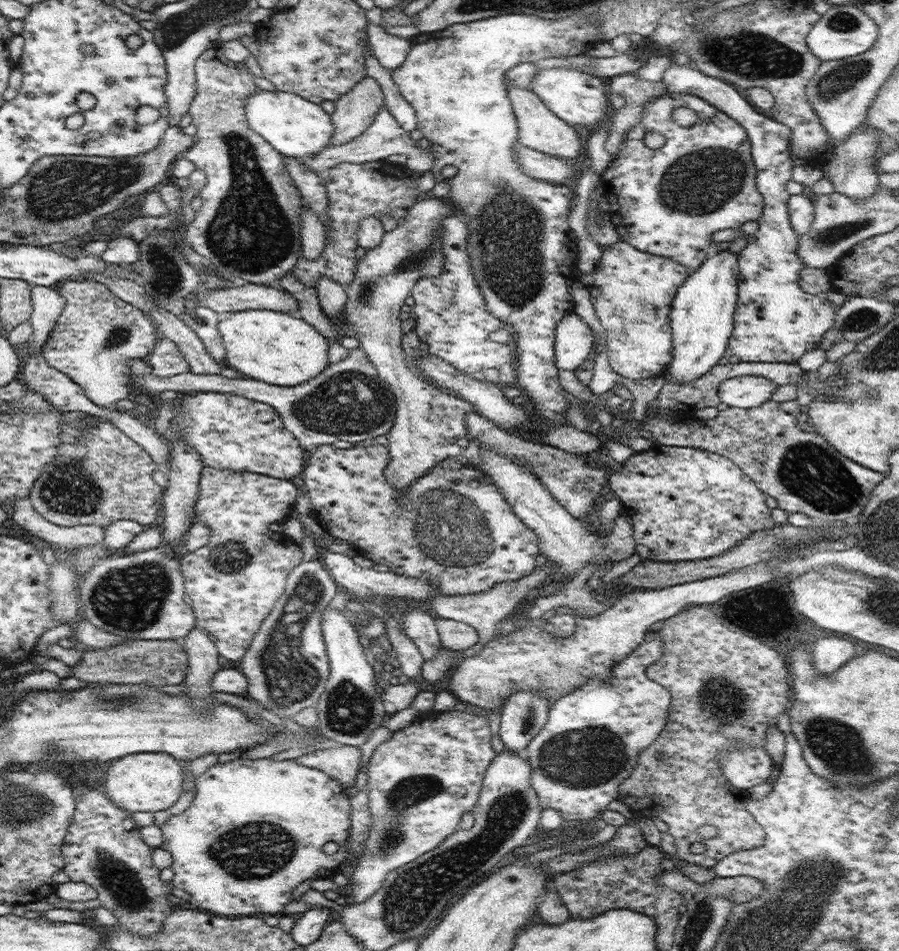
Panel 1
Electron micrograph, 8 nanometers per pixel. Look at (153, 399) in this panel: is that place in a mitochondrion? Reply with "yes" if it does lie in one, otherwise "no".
no

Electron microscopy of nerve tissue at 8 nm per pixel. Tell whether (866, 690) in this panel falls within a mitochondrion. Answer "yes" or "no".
no

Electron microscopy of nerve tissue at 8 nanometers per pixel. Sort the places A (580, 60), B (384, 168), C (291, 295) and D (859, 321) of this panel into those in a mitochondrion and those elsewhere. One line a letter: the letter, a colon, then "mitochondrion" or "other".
A: other
B: other
C: other
D: mitochondrion

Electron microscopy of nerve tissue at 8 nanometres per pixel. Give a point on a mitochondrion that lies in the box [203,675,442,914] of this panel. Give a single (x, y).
(251, 855)

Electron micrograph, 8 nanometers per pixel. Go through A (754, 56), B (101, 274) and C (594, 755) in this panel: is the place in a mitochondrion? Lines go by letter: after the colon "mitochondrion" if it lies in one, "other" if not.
A: mitochondrion
B: other
C: mitochondrion

